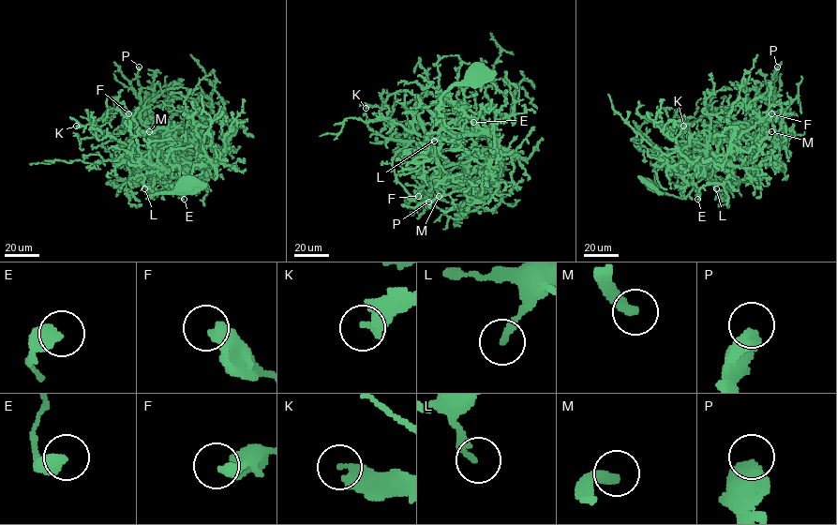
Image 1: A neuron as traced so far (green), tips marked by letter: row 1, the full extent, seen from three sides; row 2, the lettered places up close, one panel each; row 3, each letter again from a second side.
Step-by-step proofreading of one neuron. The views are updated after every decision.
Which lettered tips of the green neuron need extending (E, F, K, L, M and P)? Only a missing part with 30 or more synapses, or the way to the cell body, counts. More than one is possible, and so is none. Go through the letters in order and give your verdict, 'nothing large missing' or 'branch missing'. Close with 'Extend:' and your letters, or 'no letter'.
E: nothing large missing
F: nothing large missing
K: nothing large missing
L: nothing large missing
M: branch missing
P: nothing large missing
Extend: M

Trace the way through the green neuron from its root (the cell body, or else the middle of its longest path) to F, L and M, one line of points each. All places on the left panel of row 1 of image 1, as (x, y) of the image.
F: (187, 185), (147, 198), (155, 181), (181, 162), (139, 153), (142, 159), (149, 153), (146, 126), (128, 113)
L: (187, 185), (147, 198), (155, 181), (179, 168), (181, 162), (168, 156), (140, 153), (153, 182), (144, 188)
M: (187, 185), (147, 198), (155, 181), (181, 163), (168, 156), (139, 153), (142, 159), (149, 153), (149, 131)

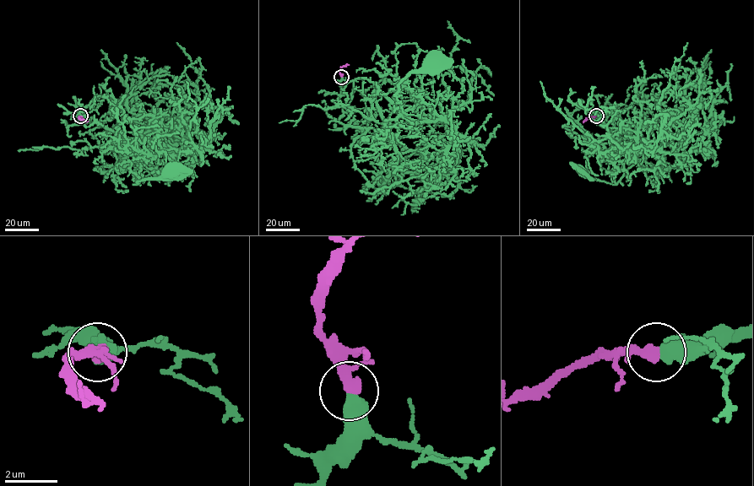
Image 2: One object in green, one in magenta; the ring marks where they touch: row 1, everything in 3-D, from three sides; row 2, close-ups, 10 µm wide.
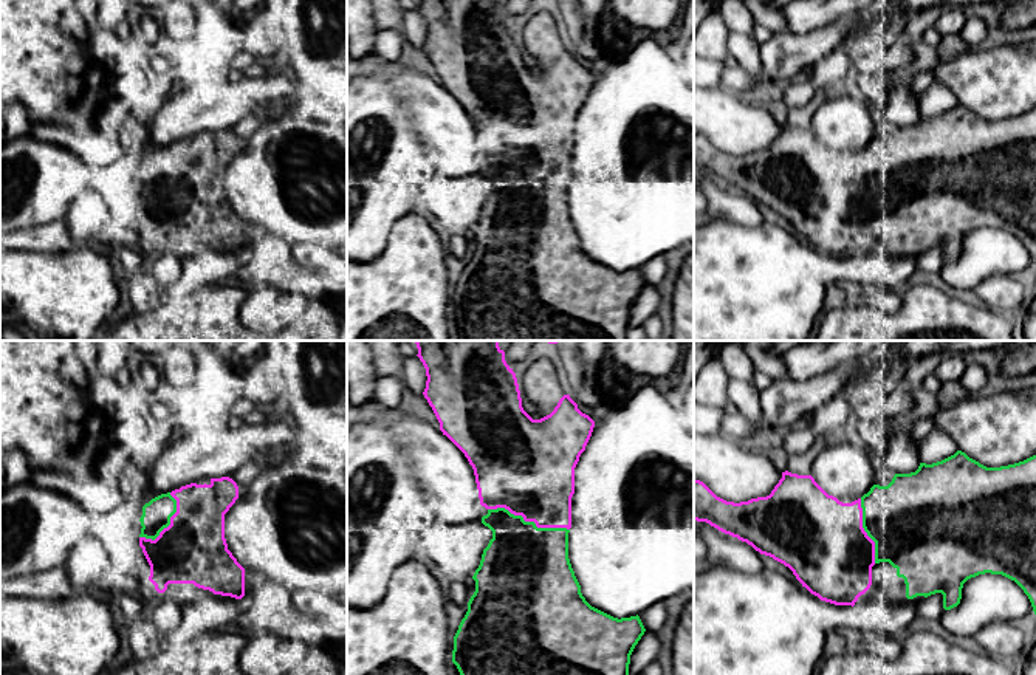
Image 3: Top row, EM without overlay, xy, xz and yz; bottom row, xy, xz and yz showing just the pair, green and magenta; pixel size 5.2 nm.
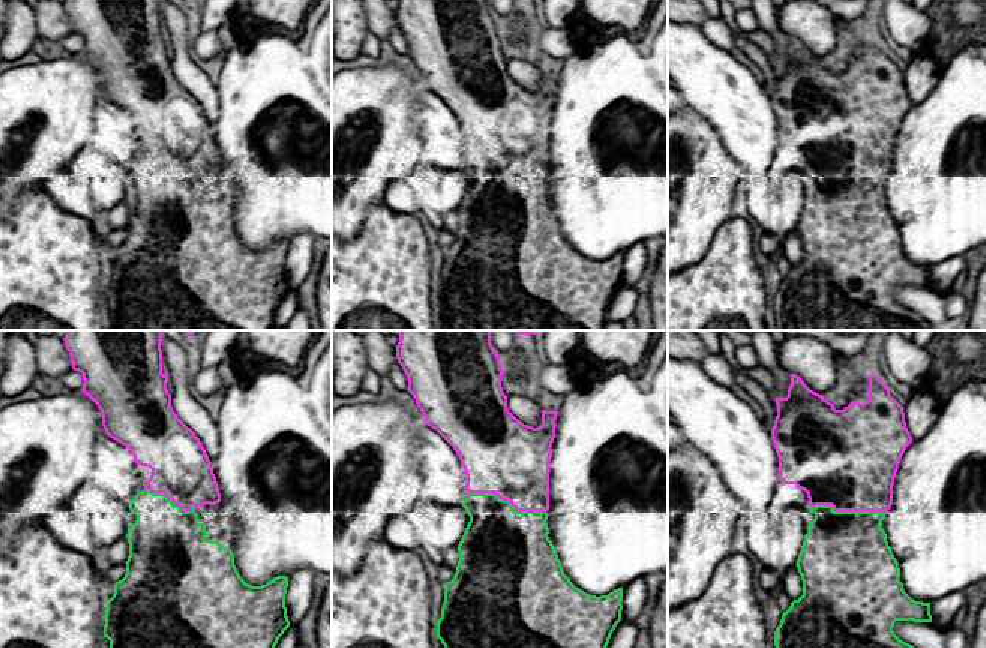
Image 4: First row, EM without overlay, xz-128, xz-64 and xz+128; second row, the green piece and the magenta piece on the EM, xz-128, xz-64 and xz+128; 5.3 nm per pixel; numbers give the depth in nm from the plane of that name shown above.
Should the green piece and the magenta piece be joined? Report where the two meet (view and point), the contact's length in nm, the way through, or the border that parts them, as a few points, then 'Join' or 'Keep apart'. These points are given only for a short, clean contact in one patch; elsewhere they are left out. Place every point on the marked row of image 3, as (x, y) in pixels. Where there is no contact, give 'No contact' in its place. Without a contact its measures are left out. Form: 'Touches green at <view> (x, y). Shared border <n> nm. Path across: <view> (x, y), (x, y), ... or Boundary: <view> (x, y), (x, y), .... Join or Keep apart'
Touches green at xz (528, 522). Shared border 440 nm. Join

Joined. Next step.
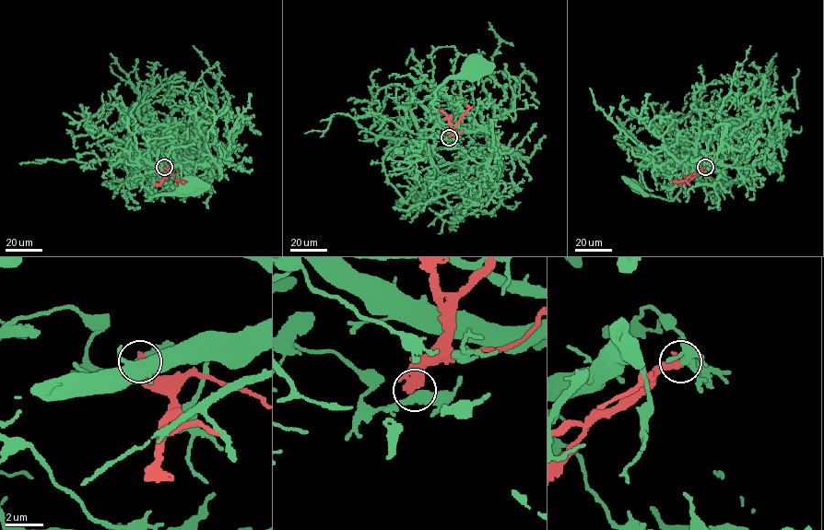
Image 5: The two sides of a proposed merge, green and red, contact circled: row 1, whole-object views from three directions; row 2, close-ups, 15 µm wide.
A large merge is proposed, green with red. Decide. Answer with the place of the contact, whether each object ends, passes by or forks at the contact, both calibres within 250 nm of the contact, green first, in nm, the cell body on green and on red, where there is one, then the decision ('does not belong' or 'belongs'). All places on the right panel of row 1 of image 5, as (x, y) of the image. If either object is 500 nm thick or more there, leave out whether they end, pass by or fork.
(705, 167) | 420/500 nm | green (634, 186) | red none | does not belong

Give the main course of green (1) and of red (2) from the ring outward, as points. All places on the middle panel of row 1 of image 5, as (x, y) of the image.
1: (450, 137), (420, 136), (468, 133), (441, 123), (430, 102), (448, 79), (461, 77), (475, 66)
2: (450, 137), (466, 111), (466, 103)

